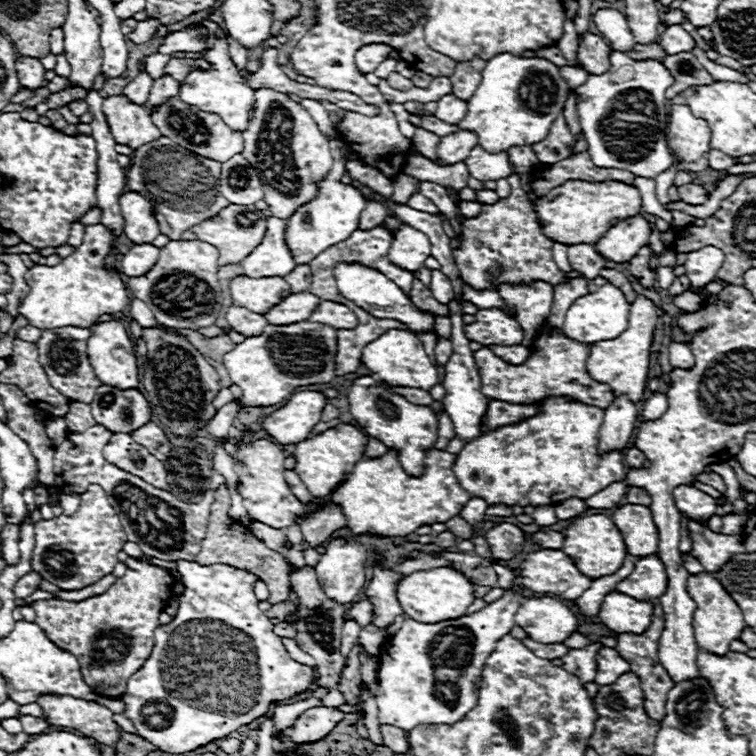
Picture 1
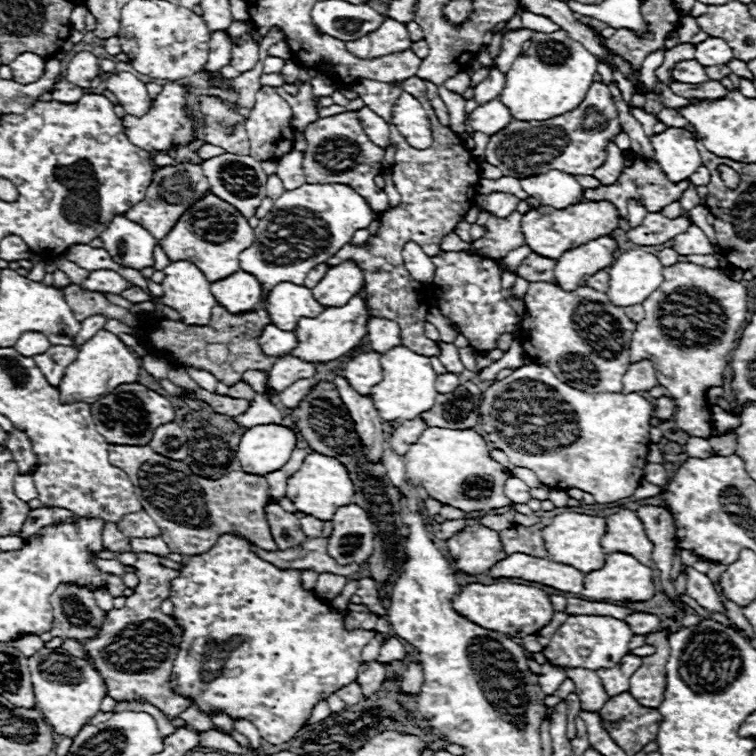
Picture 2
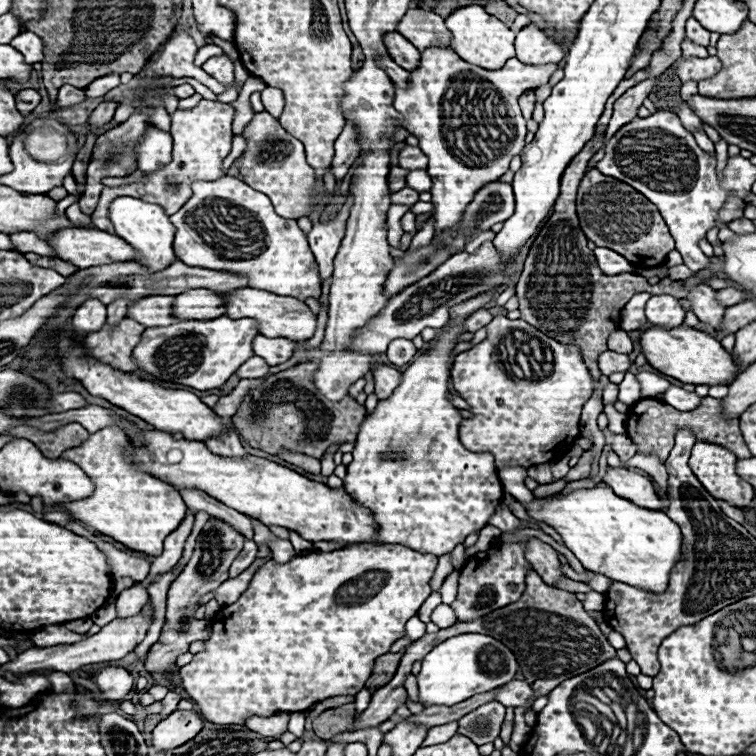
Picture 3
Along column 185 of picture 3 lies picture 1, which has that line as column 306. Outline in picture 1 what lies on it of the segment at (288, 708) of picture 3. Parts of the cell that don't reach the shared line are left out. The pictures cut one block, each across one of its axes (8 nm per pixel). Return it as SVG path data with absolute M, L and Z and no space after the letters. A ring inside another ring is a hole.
M176 560L178 574L186 586L184 594L178 598L178 612L170 624L158 626L156 644L152 648L150 658L144 662L142 670L138 670L126 684L126 692L122 694L122 702L126 706L124 716L132 720L138 736L152 742L158 750L170 754L184 754L196 750L198 746L206 746L218 738L224 738L238 730L244 724L250 724L256 718L268 714L274 702L286 702L296 694L308 690L314 678L314 668L302 666L290 658L280 638L272 632L274 624L264 616L258 608L258 598L252 592L252 584L258 580L254 574L236 570L226 564L200 566L190 560ZM152 702L162 702L168 706L168 722L166 726L154 728L148 722L148 716L142 716L142 708Z

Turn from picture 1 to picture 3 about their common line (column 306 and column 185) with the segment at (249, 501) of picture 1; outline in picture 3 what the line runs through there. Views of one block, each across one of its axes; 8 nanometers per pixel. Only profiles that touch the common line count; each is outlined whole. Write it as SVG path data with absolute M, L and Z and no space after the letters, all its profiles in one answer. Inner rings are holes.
M108 426L92 434L82 446L66 450L62 458L72 460L82 470L86 470L96 488L90 498L70 502L62 508L68 510L74 520L84 522L86 526L122 542L124 546L150 556L158 556L162 554L162 542L174 530L174 526L182 522L188 508L174 486L150 474L138 472L130 464L126 464L124 452L126 452L126 434L118 426Z

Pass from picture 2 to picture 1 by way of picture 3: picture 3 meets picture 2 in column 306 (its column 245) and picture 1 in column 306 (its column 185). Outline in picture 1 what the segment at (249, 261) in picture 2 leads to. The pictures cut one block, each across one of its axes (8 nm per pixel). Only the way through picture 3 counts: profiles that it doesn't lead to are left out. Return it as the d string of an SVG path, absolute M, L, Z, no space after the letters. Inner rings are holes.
M329 139L329 146L334 157L334 162L330 174L326 176L326 180L320 182L320 194L318 194L318 198L314 202L308 202L306 206L300 206L296 210L296 214L292 214L292 218L288 220L286 244L288 244L288 248L290 248L296 264L308 264L322 250L326 250L326 248L330 248L330 246L334 246L334 244L344 242L346 238L350 238L350 234L354 230L358 230L360 212L366 208L364 196L356 188L340 182L340 176L344 176L342 158L347 152L346 144L340 140Z

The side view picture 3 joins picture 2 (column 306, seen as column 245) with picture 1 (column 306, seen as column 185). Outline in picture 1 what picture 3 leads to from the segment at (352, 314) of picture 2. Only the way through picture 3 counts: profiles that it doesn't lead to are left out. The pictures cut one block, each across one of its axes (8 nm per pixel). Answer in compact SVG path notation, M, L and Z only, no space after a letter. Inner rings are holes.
M310 320L288 326L268 324L260 336L248 336L234 350L226 352L222 362L232 384L242 388L244 404L266 408L286 400L298 386L330 382L336 376L336 348L336 328L332 326L318 326Z

